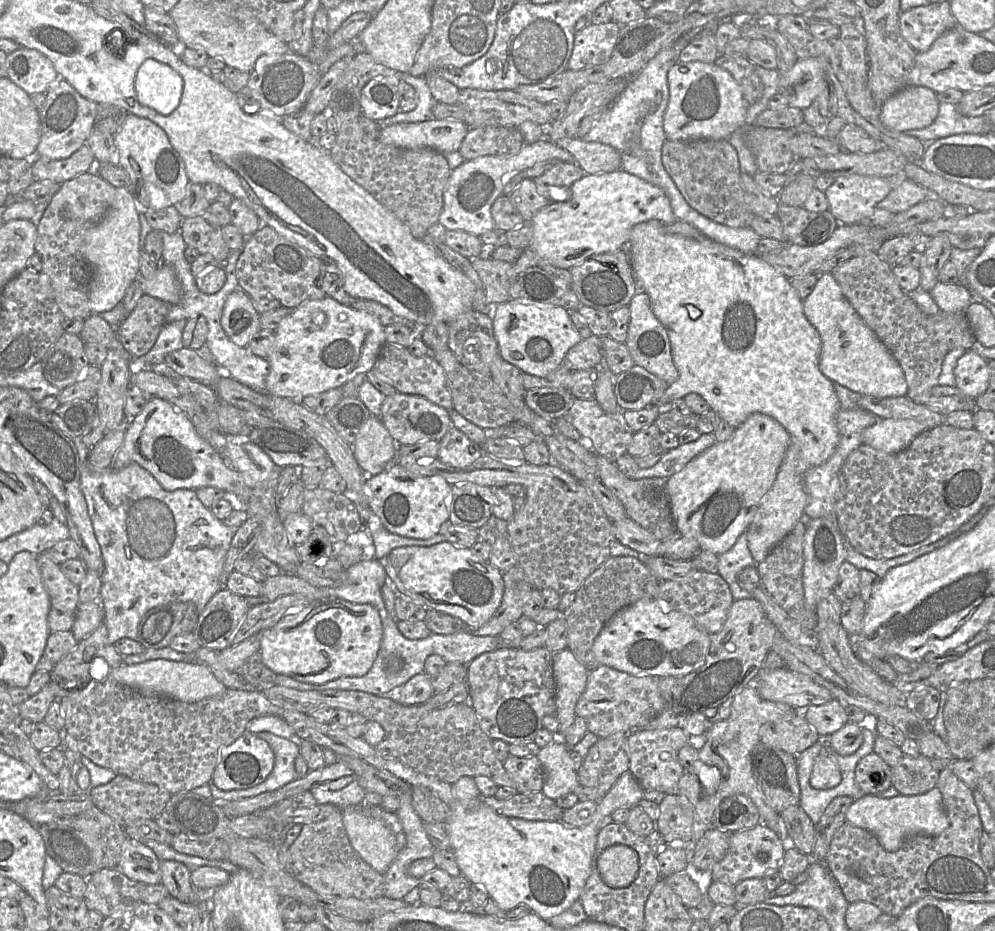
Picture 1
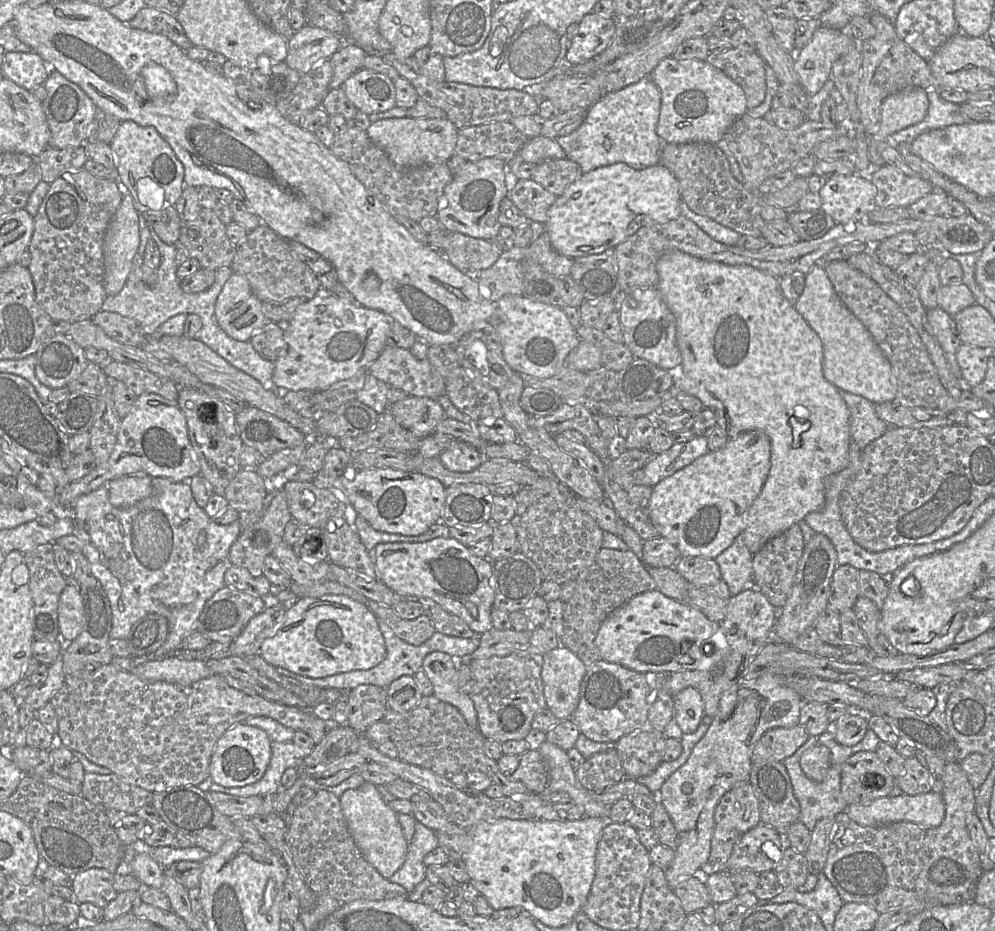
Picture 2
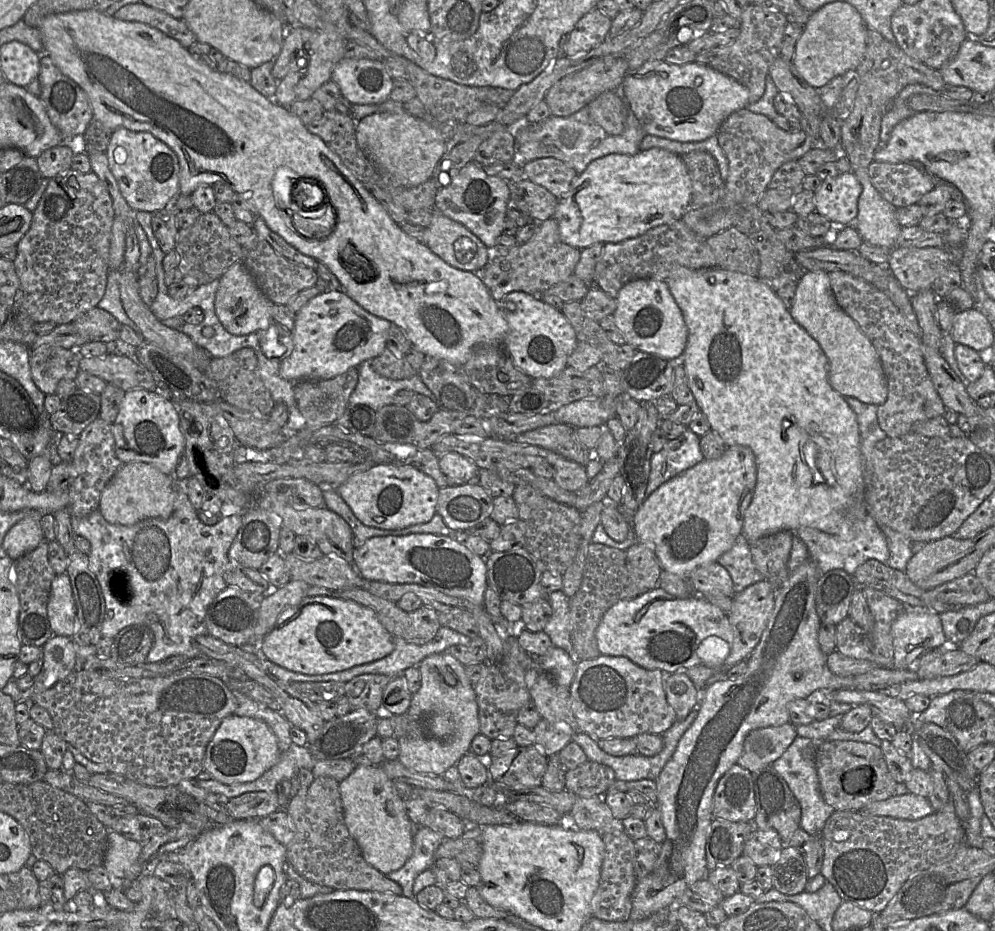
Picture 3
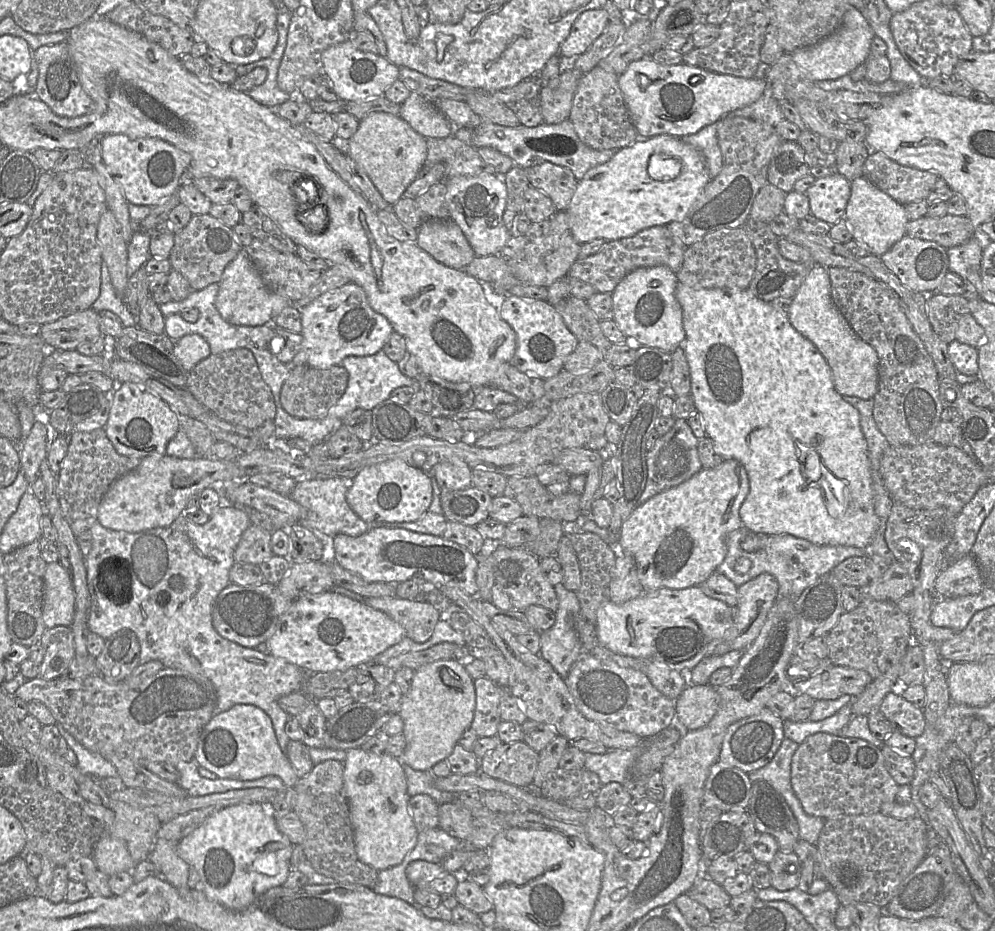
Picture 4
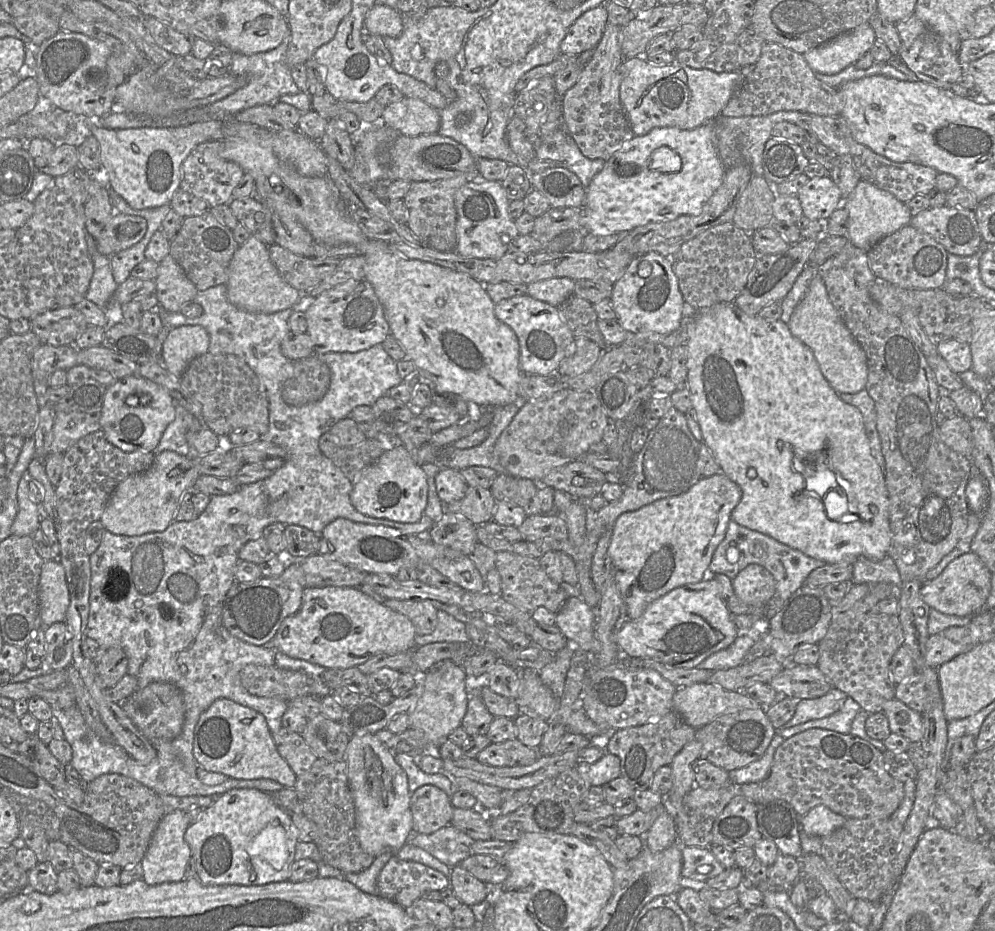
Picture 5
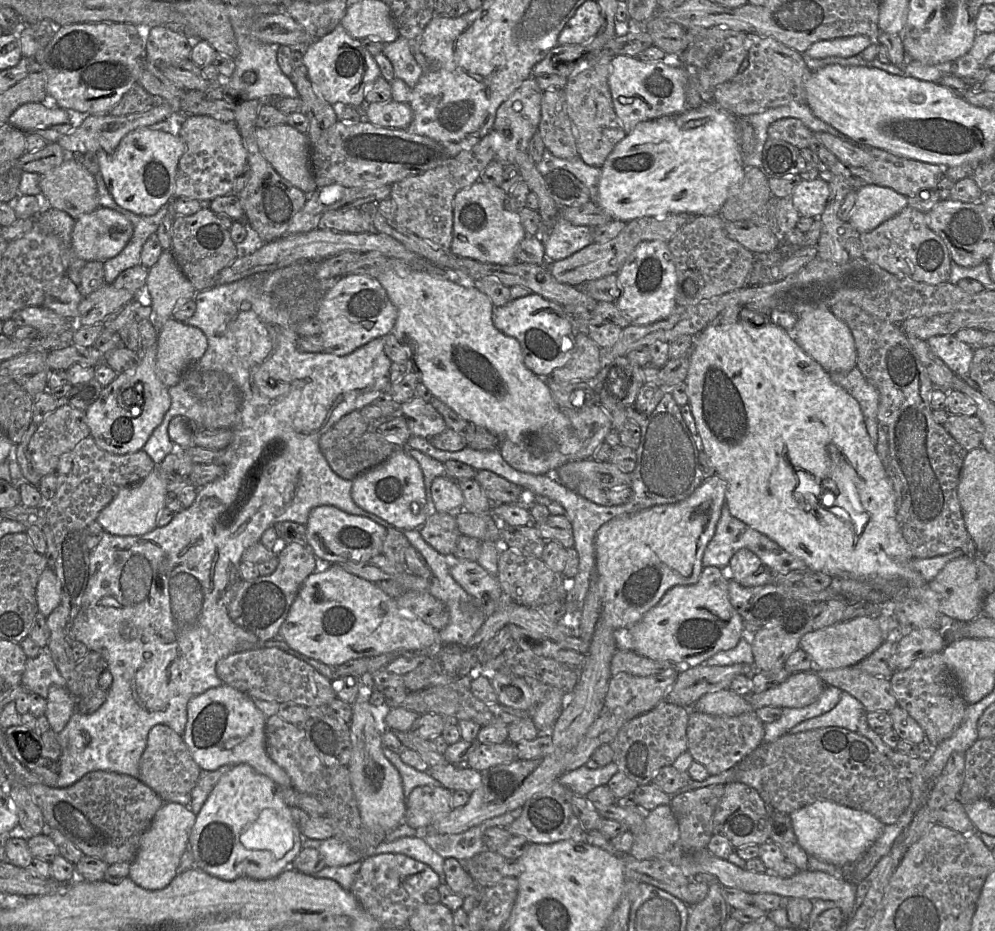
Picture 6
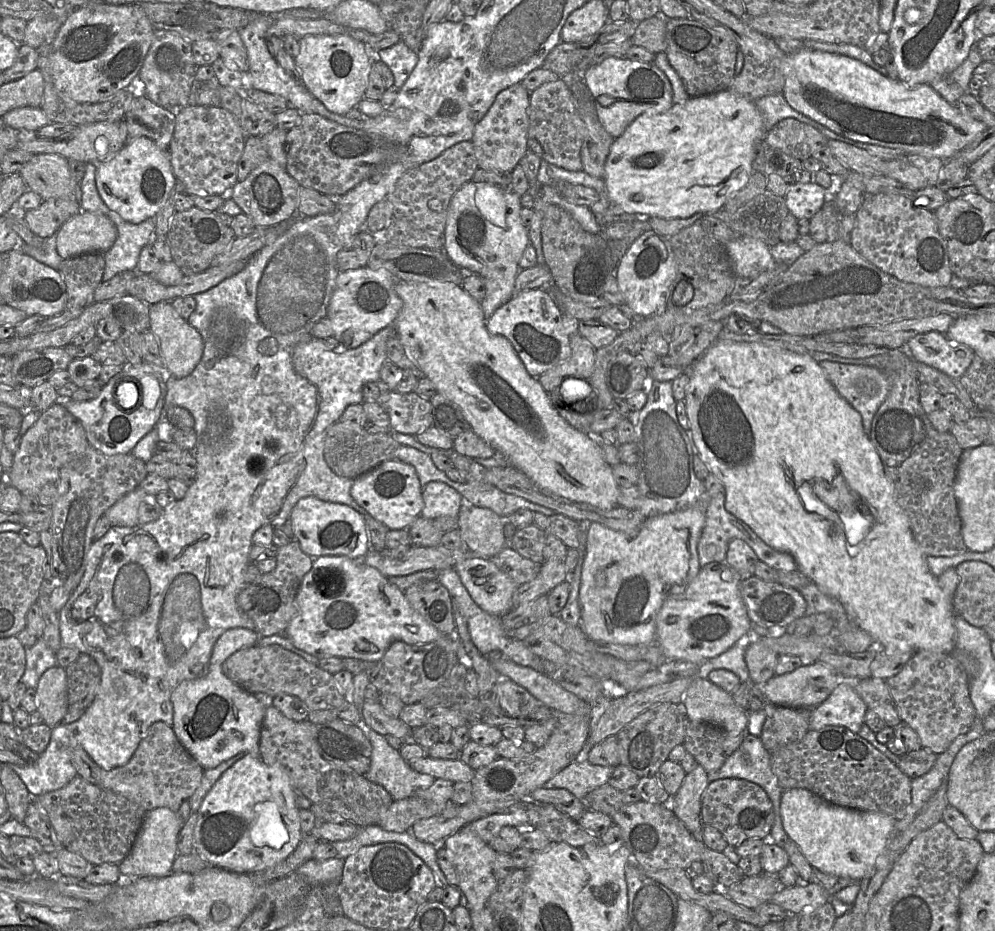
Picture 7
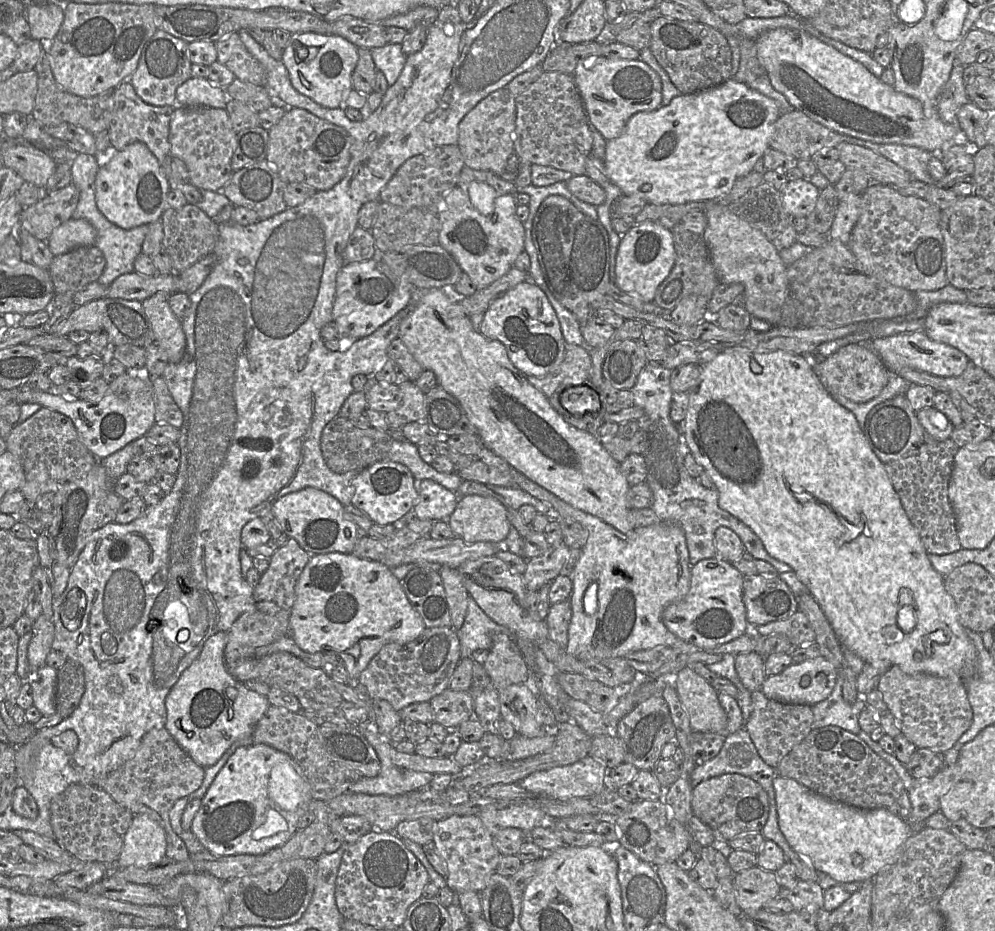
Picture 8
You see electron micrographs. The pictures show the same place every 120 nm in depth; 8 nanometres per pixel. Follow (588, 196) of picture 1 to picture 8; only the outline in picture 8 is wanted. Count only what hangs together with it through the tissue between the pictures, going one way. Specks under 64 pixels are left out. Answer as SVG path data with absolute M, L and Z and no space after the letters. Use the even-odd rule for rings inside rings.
M731 77L719 86L681 94L657 110L640 111L631 116L622 134L607 142L606 173L624 195L638 196L651 204L720 200L738 179L753 170L756 161L770 148L778 118L779 111L774 101Z

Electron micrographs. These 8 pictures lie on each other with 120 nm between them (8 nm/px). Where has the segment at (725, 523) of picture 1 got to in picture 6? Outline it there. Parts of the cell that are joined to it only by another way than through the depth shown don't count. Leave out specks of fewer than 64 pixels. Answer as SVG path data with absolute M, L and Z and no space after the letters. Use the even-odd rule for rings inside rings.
M715 474L706 479L685 500L650 507L640 512L619 516L602 525L595 536L595 571L604 584L602 616L614 630L628 630L655 606L663 595L676 585L695 584L703 570L702 558L712 539L722 506L727 483Z

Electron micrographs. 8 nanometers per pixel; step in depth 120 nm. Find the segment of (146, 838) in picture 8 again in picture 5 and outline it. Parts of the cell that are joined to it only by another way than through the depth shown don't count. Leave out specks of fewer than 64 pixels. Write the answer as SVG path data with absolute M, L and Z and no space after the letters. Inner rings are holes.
M184 811L165 814L160 820L143 857L143 880L149 885L178 882L184 878L186 865L191 858L191 849L185 841L185 833L191 822Z

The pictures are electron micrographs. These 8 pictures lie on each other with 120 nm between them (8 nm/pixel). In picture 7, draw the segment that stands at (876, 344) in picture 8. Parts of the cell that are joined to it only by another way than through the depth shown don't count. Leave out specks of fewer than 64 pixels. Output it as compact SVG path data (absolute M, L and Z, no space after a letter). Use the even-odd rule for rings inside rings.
M935 331L912 337L902 349L913 360L931 366L952 378L960 378L975 355L970 347L951 341L945 334Z

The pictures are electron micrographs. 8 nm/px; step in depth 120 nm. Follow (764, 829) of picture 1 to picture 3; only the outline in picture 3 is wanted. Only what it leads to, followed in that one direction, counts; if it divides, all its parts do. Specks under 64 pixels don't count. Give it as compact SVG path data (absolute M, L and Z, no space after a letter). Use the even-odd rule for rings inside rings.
M754 829L745 843L743 855L757 867L771 867L777 862L784 845L775 830Z

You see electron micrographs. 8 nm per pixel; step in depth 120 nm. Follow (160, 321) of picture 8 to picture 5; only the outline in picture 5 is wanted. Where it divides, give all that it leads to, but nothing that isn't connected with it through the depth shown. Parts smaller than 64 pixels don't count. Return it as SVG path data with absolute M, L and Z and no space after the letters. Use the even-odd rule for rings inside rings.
M199 325L173 328L162 344L161 362L180 378L191 360L208 353L209 344L208 332Z

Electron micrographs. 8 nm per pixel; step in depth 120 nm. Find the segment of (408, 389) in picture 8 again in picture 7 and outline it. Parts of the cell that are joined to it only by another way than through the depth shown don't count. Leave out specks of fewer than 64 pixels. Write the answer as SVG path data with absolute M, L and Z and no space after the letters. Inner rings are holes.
M390 388L386 411L392 432L415 436L432 426L431 403L416 392L399 393Z

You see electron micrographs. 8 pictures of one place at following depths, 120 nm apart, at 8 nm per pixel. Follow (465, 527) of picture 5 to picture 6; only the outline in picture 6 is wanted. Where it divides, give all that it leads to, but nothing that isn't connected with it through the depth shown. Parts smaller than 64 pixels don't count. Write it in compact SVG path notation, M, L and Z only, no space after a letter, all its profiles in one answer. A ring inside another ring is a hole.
M437 512L427 518L419 531L423 539L436 551L446 557L453 557L458 537L461 535L455 515Z

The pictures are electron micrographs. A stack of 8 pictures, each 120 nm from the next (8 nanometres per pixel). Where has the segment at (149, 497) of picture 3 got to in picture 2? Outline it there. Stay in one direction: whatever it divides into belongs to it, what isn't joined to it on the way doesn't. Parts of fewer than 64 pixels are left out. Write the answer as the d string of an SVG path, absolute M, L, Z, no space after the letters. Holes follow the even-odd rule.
M134 474L116 478L107 485L109 501L117 508L128 508L152 494L152 478Z

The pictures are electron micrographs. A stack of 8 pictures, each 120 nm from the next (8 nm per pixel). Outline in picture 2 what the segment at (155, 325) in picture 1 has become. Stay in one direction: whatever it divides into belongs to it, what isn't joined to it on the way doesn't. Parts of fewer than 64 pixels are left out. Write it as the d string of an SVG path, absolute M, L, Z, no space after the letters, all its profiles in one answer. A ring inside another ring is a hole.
M99 311L91 320L109 337L124 345L141 348L146 340L146 334L136 321L118 313Z

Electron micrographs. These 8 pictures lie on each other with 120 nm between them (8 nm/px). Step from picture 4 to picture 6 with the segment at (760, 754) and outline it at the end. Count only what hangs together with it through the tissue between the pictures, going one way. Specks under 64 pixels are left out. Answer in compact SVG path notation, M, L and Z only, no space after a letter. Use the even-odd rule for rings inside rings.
M691 710L688 717L688 752L710 775L736 768L763 744L764 723L754 711L737 716L709 715Z

